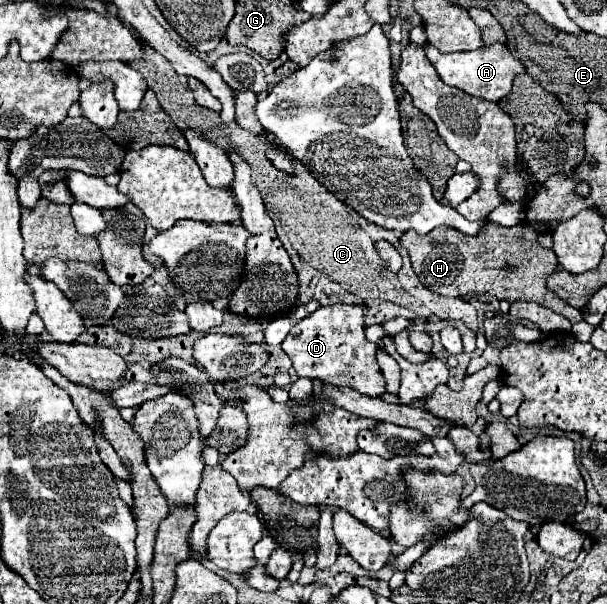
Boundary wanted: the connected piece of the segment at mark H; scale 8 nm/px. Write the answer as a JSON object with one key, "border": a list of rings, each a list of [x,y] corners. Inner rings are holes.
{"border":[[[489,221],[485,225],[485,231],[475,237],[461,235],[451,227],[437,227],[425,235],[405,231],[399,241],[409,251],[415,275],[433,293],[445,297],[473,297],[489,293],[509,303],[535,301],[567,317],[571,323],[583,321],[583,313],[579,309],[563,303],[563,299],[547,289],[545,281],[557,269],[557,255],[549,249],[539,247],[537,235],[539,231],[527,223],[505,227]]]}

